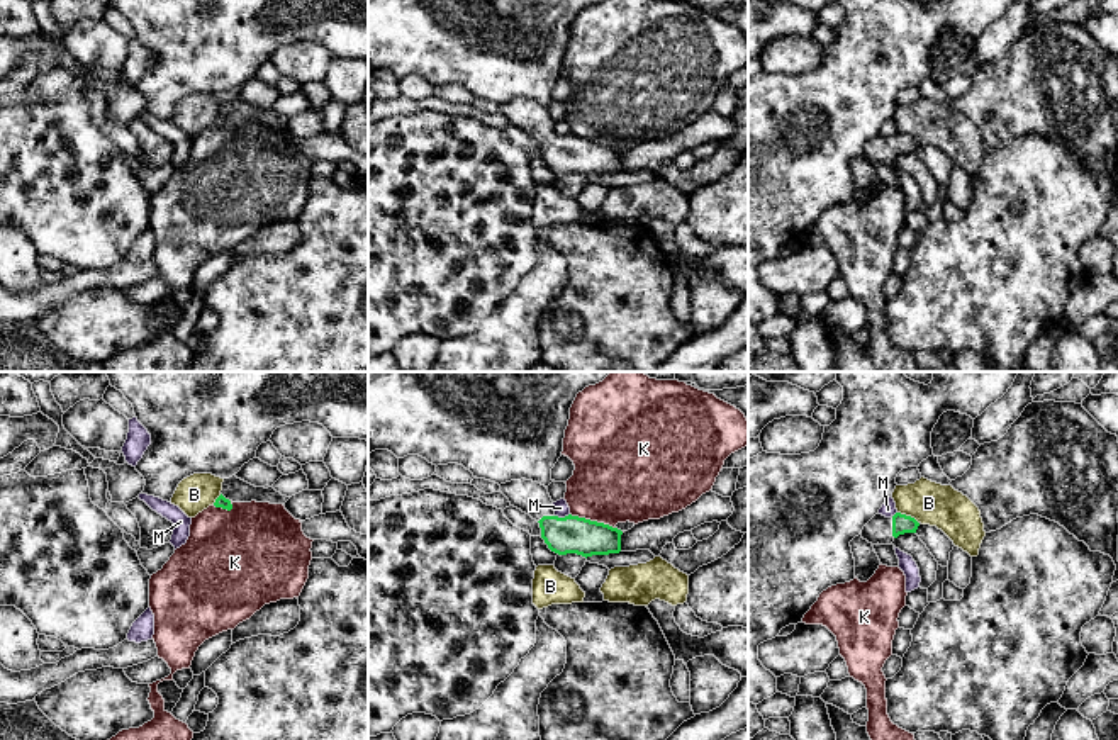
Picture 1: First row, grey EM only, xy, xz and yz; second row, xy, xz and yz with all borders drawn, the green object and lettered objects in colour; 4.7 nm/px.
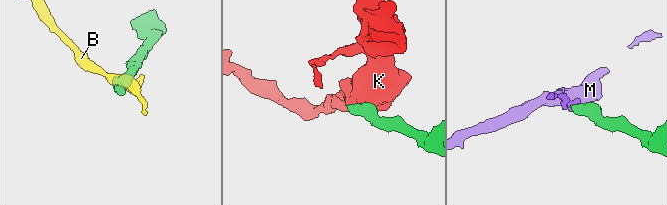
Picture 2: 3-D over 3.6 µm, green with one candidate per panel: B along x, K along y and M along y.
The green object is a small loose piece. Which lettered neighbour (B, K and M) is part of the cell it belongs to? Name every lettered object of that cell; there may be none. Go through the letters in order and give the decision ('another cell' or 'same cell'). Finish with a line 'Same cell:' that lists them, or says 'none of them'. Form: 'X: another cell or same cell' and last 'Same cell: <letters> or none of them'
B: another cell
K: another cell
M: another cell
Same cell: none of them

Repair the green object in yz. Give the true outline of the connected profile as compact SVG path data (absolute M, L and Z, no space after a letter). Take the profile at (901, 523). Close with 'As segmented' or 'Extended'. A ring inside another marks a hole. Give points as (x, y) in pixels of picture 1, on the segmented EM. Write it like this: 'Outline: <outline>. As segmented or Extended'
Outline: M896 513L891 518L875 514L862 530L862 538L872 545L892 545L904 533L916 533L920 523L906 514Z. Extended

